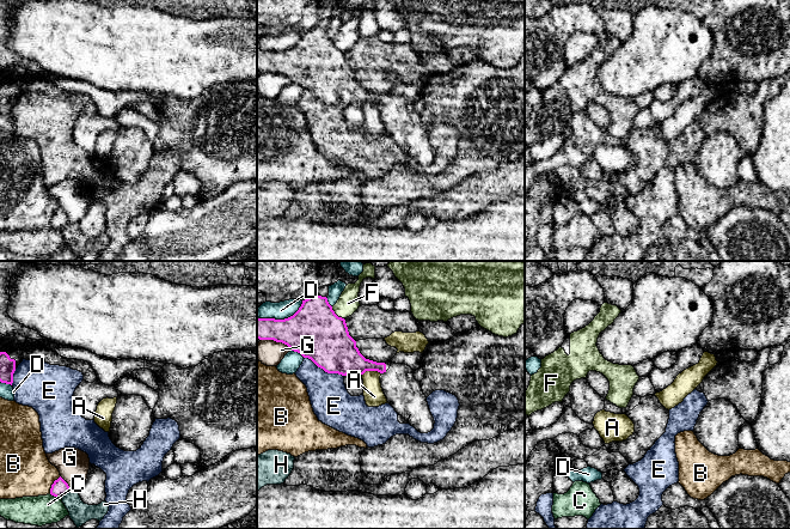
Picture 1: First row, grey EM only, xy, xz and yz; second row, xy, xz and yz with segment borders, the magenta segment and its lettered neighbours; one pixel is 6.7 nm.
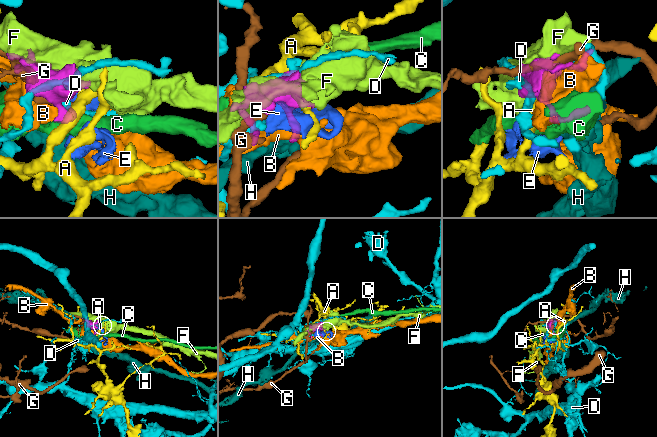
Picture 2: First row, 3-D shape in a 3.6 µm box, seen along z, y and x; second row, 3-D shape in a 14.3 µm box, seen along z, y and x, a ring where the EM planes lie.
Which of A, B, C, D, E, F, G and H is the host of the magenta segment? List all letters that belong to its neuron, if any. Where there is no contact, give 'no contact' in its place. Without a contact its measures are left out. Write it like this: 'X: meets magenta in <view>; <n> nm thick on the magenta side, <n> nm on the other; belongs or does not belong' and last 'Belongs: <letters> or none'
A: meets magenta in xz; 260 nm thick on the magenta side, 140 nm on the other; does not belong
B: meets magenta in xy; 110 nm thick on the magenta side, 340 nm on the other; does not belong
C: meets magenta in xy; 110 nm thick on the magenta side, 200 nm on the other; does not belong
D: meets magenta in xz; 360 nm thick on the magenta side, 120 nm on the other; does not belong
E: meets magenta in xz; 360 nm thick on the magenta side, 280 nm on the other; does not belong
F: meets magenta in xz; 360 nm thick on the magenta side, 140 nm on the other; does not belong
G: meets magenta in xy; 110 nm thick on the magenta side, 220 nm on the other; does not belong
H: meets magenta in xy; 110 nm thick on the magenta side, 140 nm on the other; does not belong
Belongs: none

